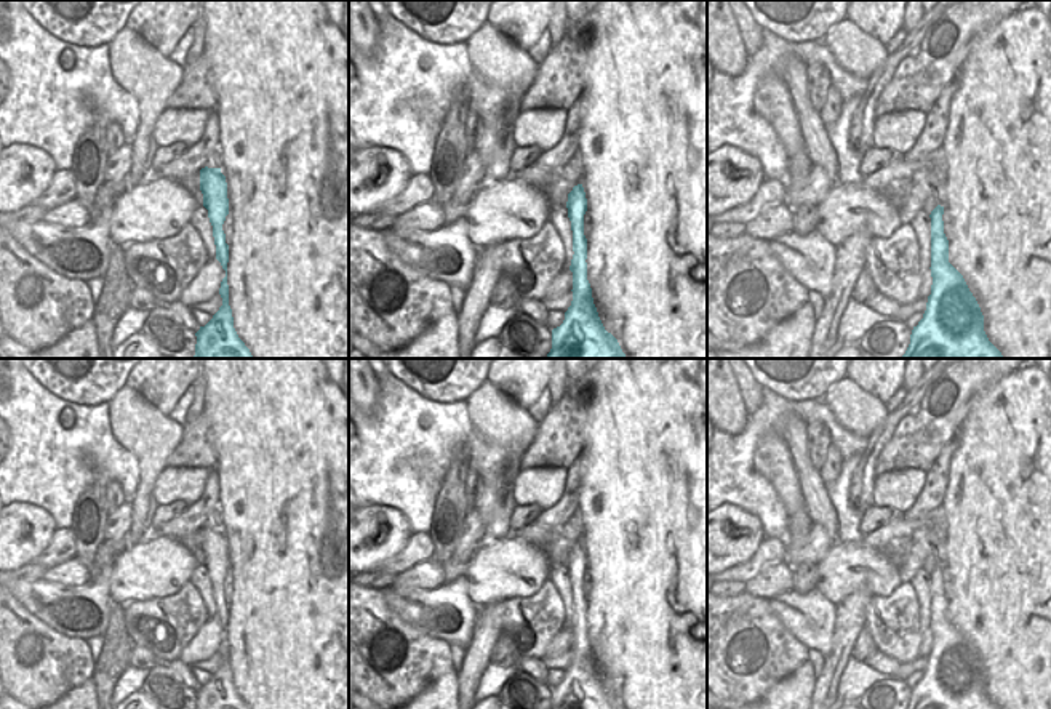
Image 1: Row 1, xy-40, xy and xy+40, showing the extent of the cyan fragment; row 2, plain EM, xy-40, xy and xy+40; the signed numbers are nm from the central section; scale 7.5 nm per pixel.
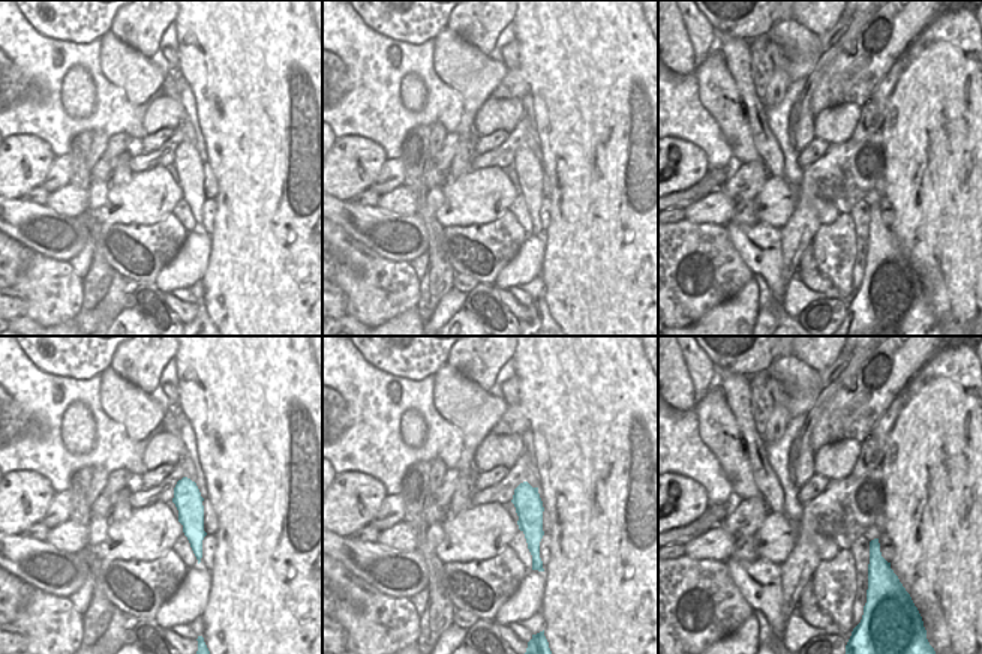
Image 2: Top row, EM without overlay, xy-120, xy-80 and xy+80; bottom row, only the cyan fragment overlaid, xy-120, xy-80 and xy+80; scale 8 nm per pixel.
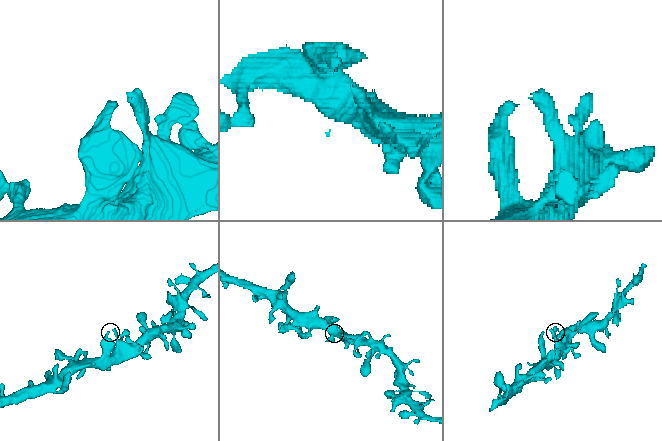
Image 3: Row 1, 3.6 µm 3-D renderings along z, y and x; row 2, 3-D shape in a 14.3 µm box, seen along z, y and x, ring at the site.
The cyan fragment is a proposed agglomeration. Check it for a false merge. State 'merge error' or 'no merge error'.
no merge error

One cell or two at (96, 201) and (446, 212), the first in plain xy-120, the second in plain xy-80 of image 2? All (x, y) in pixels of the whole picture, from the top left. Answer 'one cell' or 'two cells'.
two cells

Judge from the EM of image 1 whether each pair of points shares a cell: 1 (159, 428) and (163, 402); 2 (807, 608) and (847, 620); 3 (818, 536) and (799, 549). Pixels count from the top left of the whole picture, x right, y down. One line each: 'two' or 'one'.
1: two
2: two
3: one

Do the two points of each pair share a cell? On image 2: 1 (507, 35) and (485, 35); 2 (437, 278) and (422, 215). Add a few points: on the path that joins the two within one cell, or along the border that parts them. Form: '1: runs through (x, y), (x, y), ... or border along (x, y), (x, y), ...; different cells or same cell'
1: border along (510, 21), (488, 54); different cells
2: border along (434, 216), (426, 224), (426, 252); different cells

